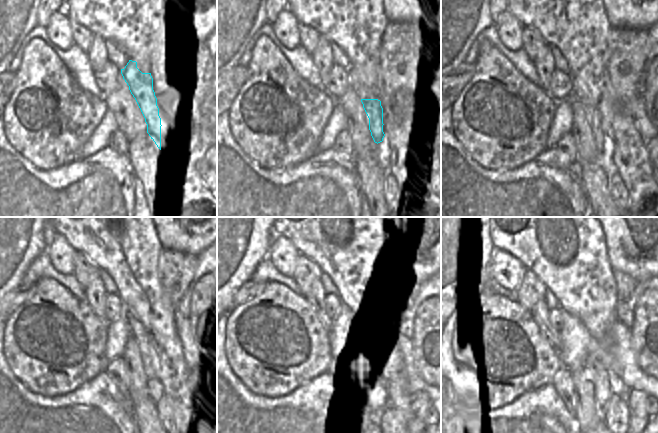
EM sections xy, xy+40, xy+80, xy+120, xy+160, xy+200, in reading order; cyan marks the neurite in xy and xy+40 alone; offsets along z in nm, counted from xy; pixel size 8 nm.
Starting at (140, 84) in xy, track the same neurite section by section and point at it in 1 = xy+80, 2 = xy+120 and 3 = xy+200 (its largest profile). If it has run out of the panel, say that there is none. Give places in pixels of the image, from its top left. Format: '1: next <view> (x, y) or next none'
1: next xy+80 (599, 136)
2: next xy+120 (149, 352)
3: next xy+200 (596, 373)

